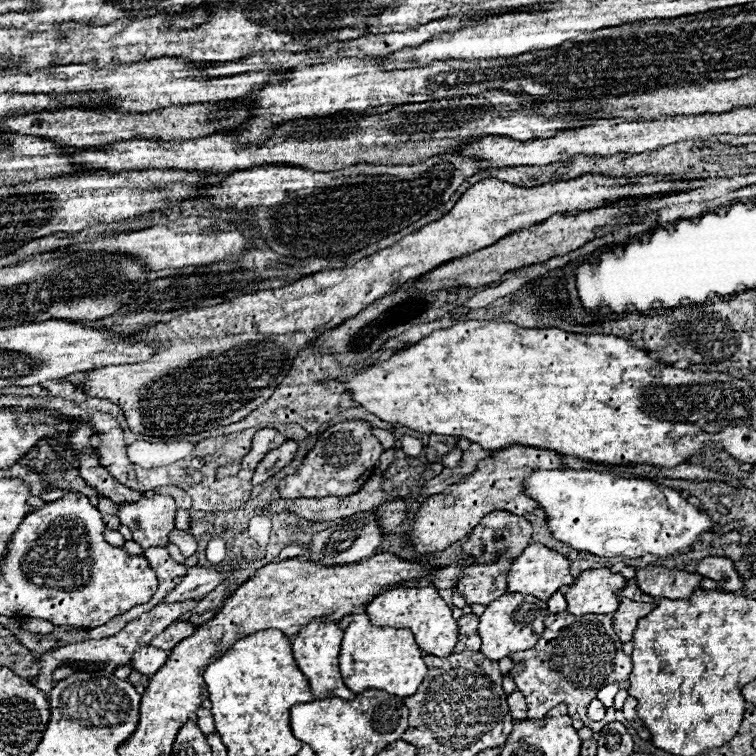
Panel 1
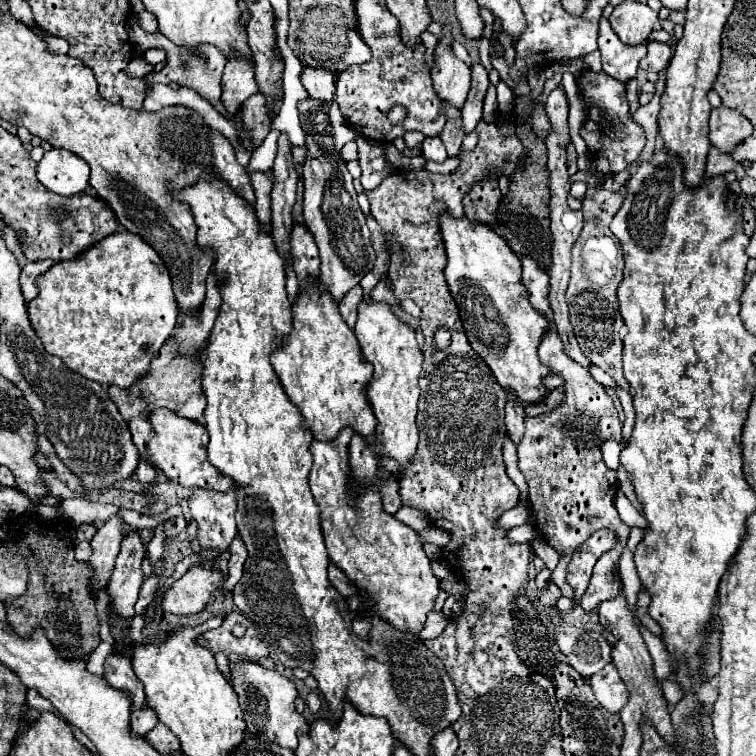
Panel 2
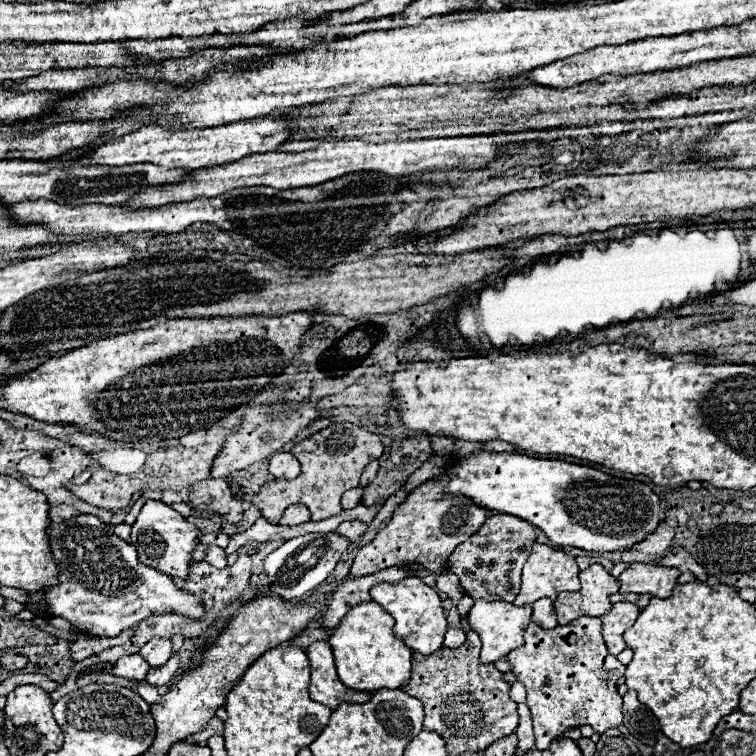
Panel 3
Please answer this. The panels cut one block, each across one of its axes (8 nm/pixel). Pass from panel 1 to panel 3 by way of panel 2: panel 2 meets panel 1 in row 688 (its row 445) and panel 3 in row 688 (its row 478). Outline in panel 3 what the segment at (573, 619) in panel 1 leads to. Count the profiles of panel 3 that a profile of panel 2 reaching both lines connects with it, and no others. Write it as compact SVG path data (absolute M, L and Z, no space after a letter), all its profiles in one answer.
M580 616L578 620L572 620L572 624L556 626L552 630L530 624L524 632L524 646L508 654L512 674L518 676L528 692L526 704L534 718L534 730L538 730L534 732L538 750L548 748L550 742L568 728L592 726L594 732L604 734L622 724L622 696L618 694L616 680L624 674L624 664L608 654L600 630L602 622L594 616Z

